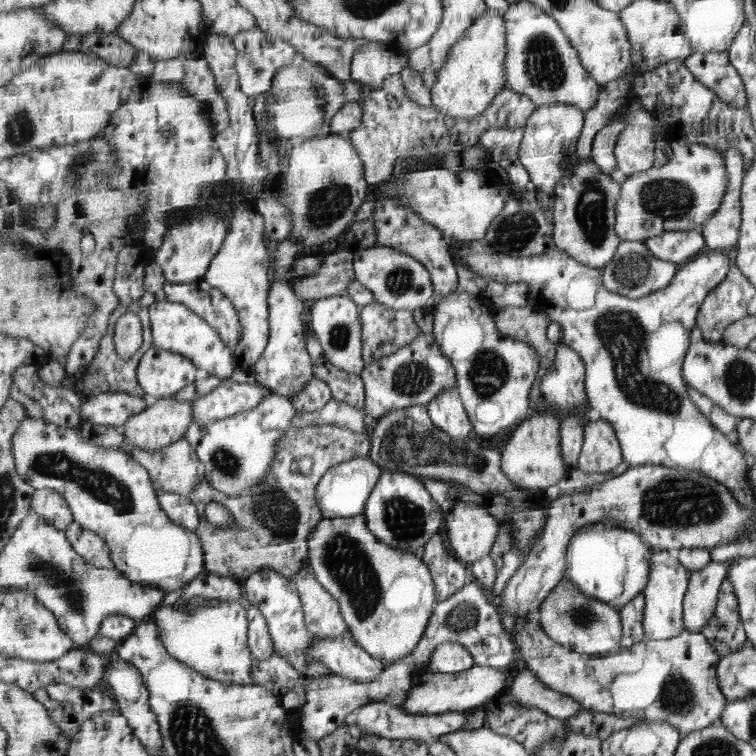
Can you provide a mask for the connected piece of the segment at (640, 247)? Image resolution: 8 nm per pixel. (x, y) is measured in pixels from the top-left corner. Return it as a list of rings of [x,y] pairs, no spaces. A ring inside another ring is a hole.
[[[623,241],[613,260],[603,268],[603,284],[616,294],[633,299],[644,298],[667,288],[681,266],[655,257],[645,241]]]

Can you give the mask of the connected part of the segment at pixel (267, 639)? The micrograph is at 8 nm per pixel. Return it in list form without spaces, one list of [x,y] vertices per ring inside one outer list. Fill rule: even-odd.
[[[255,606],[247,608],[247,618],[250,619],[249,636],[250,650],[257,661],[267,660],[275,653],[275,642],[271,629],[267,624],[267,618],[263,616],[263,611]]]

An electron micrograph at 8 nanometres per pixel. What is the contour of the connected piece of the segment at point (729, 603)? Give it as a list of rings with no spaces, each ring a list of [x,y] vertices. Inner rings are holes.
[[[728,578],[723,581],[719,591],[717,610],[702,633],[722,658],[738,652],[748,641],[741,618],[739,600]]]

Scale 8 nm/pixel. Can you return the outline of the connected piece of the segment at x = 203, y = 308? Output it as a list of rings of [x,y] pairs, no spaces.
[[[206,280],[187,284],[164,285],[162,294],[170,302],[185,304],[214,326],[231,350],[235,351],[243,334],[243,325],[235,304]]]

